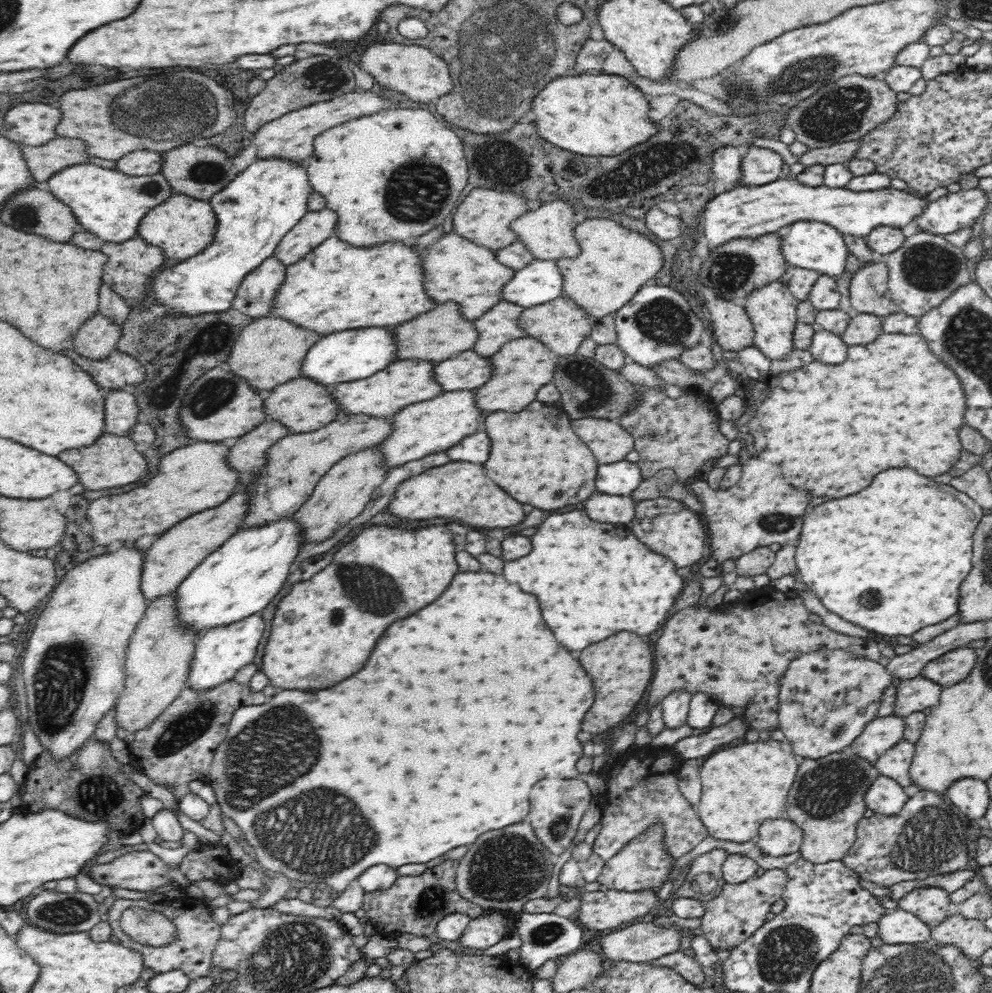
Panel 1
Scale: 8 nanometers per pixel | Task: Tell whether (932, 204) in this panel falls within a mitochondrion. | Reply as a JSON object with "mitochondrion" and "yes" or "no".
{"mitochondrion":"no"}

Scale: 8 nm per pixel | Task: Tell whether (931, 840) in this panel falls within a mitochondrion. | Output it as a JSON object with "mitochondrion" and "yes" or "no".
{"mitochondrion":"yes"}

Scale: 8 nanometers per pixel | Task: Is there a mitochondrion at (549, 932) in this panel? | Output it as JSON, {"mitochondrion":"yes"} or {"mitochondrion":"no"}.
{"mitochondrion":"yes"}

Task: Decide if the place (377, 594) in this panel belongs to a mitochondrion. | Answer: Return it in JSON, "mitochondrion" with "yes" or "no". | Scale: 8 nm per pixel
{"mitochondrion":"yes"}

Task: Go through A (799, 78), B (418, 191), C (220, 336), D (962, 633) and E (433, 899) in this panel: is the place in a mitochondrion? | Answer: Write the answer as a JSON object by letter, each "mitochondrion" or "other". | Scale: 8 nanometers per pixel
{"A":"mitochondrion","B":"mitochondrion","C":"mitochondrion","D":"other","E":"mitochondrion"}

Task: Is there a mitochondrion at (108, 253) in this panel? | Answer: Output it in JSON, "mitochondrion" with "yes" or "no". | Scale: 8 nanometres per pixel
{"mitochondrion":"no"}

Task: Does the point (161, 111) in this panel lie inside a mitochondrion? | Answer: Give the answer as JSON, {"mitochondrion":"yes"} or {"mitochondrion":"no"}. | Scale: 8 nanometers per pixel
{"mitochondrion":"yes"}

